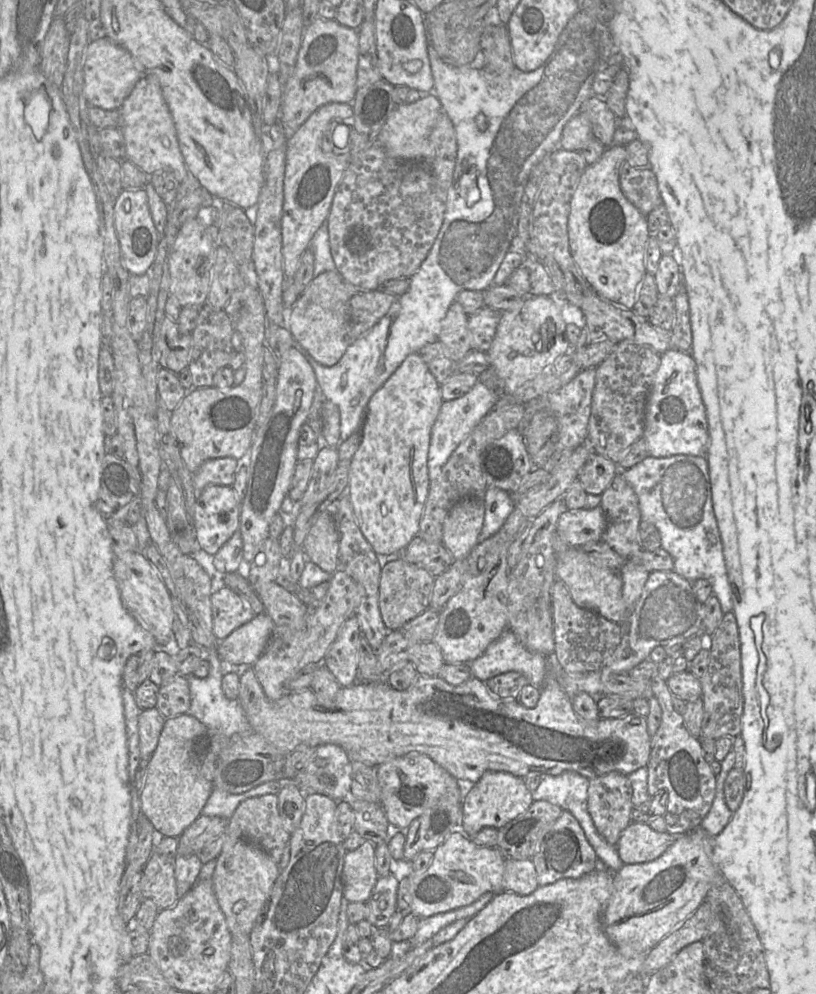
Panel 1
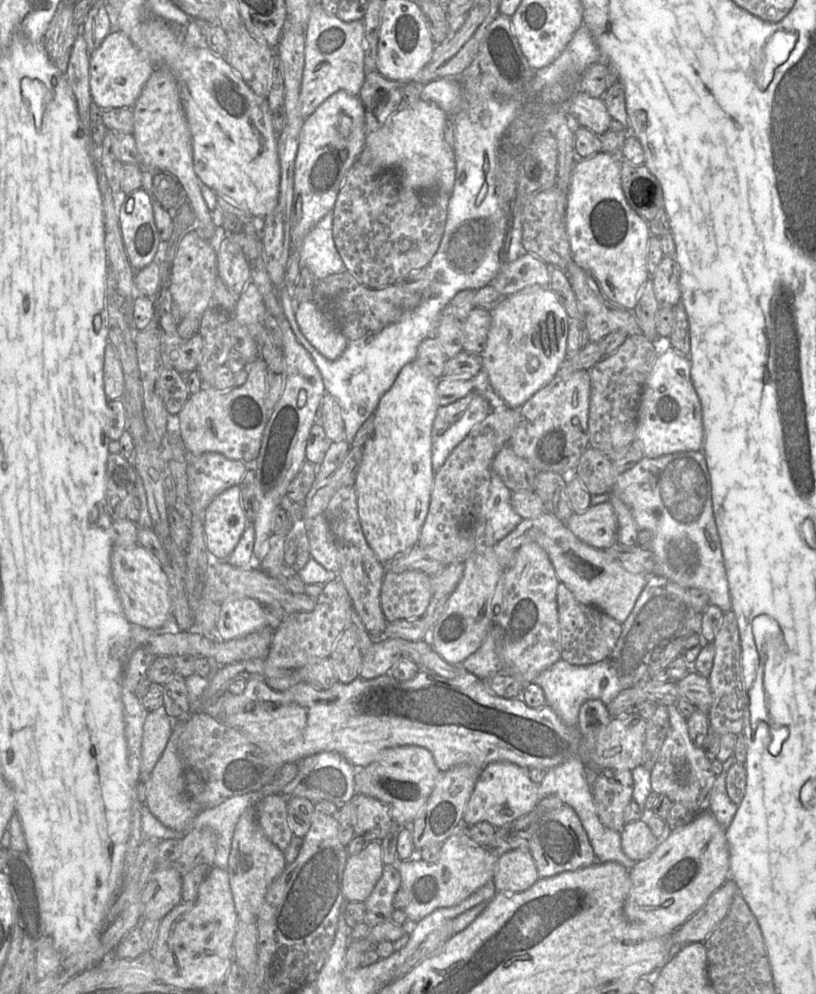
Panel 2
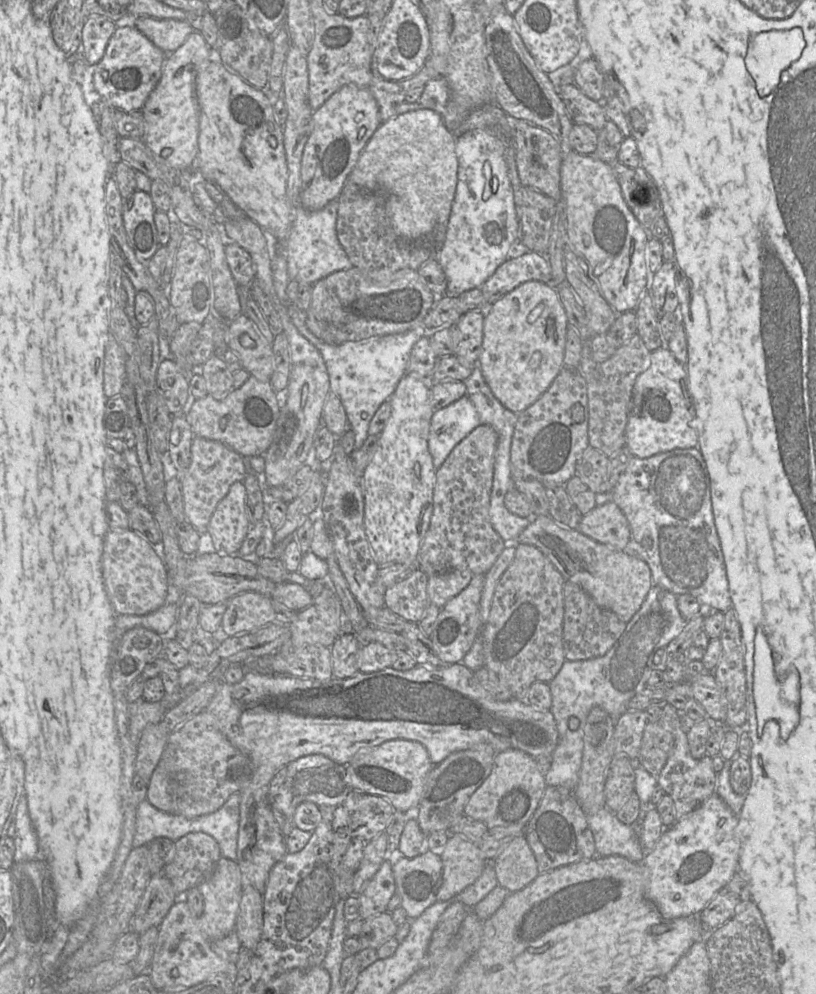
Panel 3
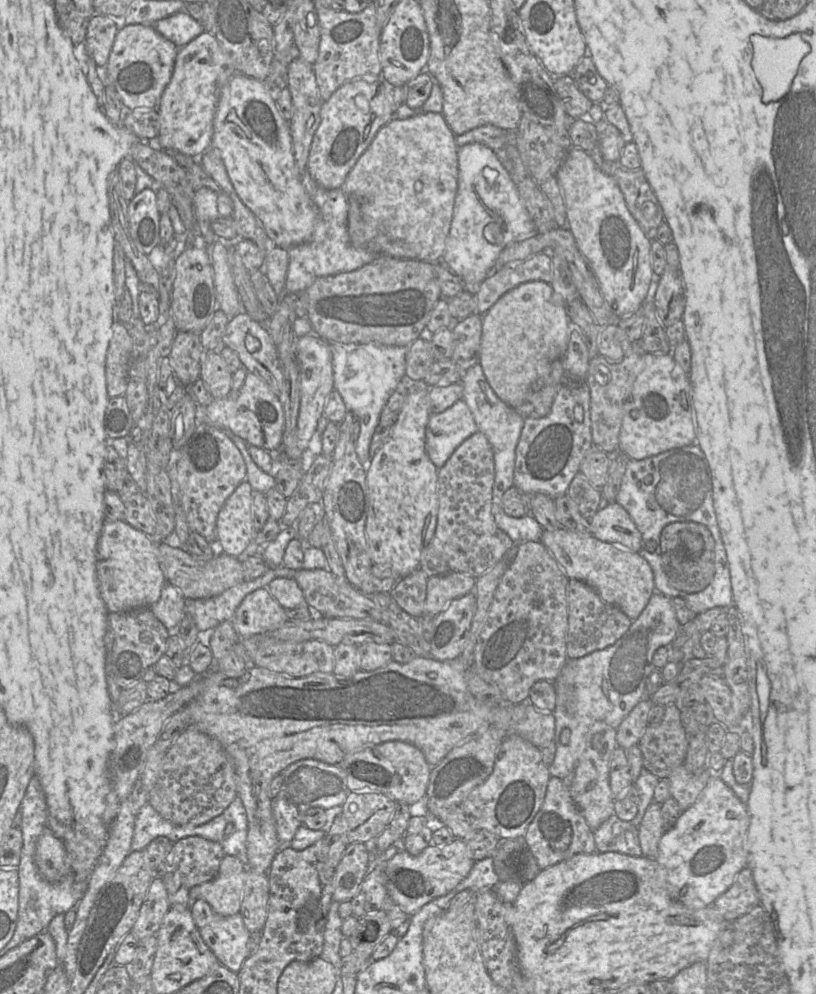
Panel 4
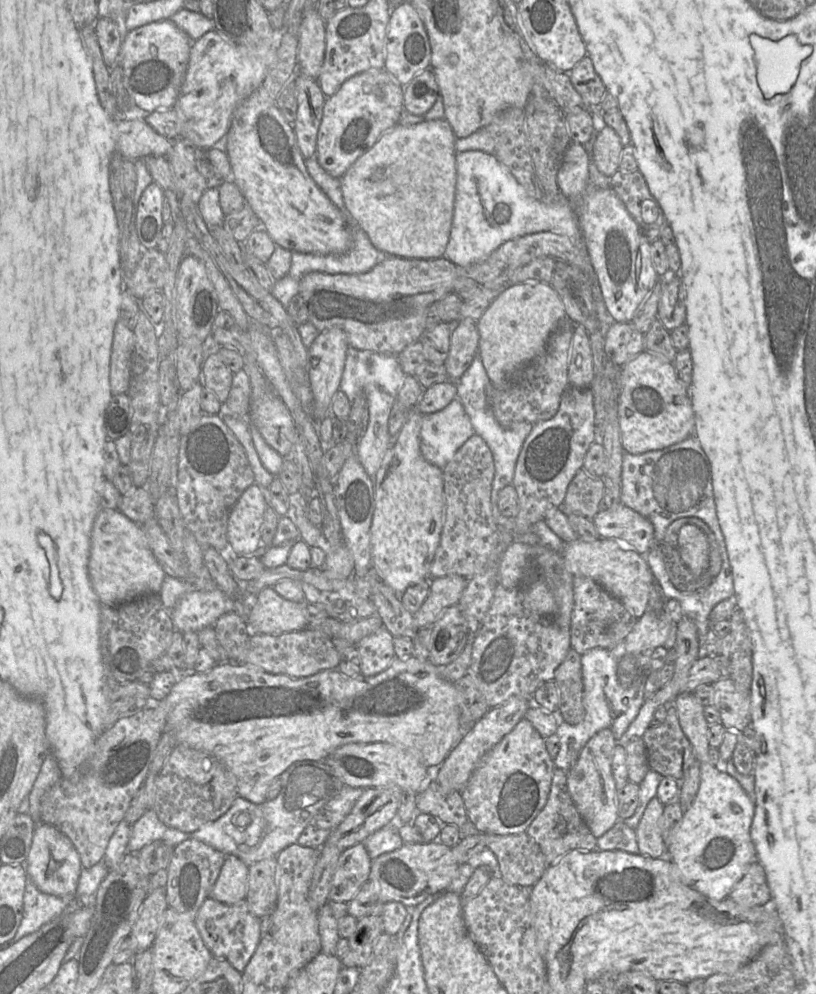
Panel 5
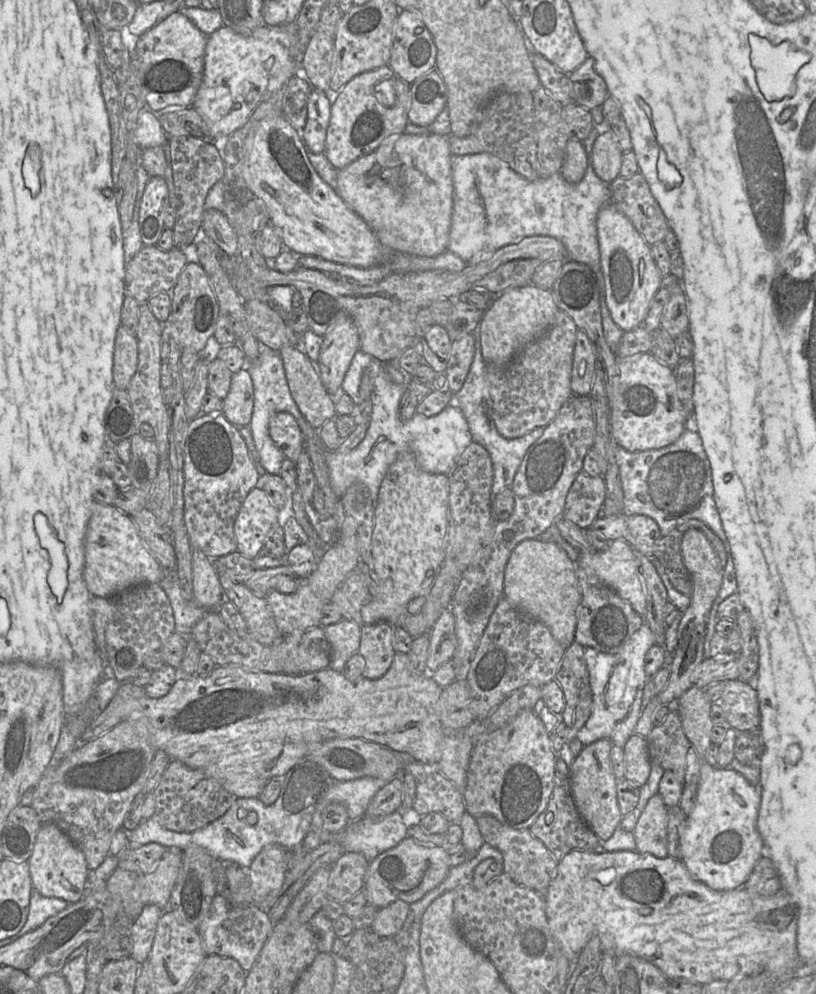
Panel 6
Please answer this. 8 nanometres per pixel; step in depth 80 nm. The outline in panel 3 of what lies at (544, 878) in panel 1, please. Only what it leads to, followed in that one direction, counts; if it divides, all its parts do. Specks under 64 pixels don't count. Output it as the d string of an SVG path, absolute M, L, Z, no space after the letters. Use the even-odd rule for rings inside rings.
M546 786L538 807L524 829L523 836L535 856L539 874L595 857L594 838L585 813L574 796L560 800L555 786Z

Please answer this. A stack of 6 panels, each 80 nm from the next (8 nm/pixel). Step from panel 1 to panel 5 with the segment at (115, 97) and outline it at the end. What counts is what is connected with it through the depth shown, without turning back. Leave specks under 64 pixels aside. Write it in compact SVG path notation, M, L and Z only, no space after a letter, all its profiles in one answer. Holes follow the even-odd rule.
M170 19L152 22L127 32L122 40L118 64L123 70L126 88L138 107L147 112L174 107L195 41Z

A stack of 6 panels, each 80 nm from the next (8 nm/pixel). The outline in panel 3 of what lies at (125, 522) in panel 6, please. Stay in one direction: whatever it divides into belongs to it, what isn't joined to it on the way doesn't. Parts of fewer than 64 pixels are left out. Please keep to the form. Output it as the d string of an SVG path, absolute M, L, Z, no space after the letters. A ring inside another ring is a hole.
M130 528L109 529L105 534L101 573L104 589L116 615L142 616L159 609L166 602L166 567L151 545Z

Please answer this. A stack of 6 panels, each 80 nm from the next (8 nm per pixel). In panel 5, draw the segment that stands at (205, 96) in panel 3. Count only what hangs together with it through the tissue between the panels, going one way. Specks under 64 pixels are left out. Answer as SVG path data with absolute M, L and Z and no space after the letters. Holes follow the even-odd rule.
M263 86L245 98L235 109L226 139L226 152L231 163L233 182L277 246L291 252L320 255L340 254L351 248L351 232L344 215L309 175L306 159L298 147L292 124L285 119L275 100Z

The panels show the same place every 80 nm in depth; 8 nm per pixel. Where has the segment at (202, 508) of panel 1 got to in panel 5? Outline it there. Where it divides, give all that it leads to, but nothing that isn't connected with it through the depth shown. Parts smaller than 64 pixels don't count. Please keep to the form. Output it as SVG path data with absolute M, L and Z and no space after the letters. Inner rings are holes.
M253 483L240 496L228 519L227 551L231 555L252 554L257 550L266 509L265 497L260 487Z

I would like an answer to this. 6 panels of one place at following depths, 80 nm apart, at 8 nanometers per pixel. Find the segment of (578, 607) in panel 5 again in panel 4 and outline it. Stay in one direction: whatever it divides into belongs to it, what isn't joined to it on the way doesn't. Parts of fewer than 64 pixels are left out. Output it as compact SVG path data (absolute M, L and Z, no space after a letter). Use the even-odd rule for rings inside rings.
M570 579L568 582L567 604L566 652L568 659L577 659L613 645L628 631L632 623L622 610L604 602L595 589L577 579Z

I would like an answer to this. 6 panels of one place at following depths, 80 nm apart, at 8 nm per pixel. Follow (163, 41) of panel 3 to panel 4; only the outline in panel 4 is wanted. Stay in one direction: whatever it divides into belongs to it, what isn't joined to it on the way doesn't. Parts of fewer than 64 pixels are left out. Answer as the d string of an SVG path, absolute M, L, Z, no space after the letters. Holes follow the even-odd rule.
M179 12L151 25L160 35L182 48L194 38L203 33L203 25L190 16Z

